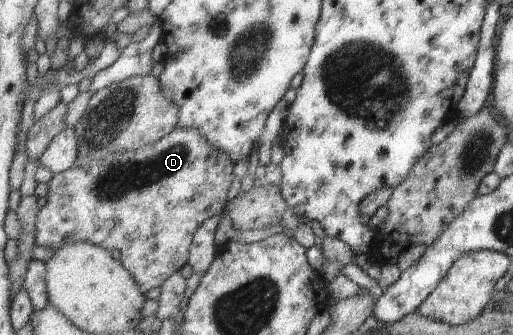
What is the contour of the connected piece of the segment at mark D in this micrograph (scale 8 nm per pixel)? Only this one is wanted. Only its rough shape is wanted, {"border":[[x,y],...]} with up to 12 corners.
{"border":[[199,130],[55,173],[36,244],[119,250],[143,294],[226,210]]}

